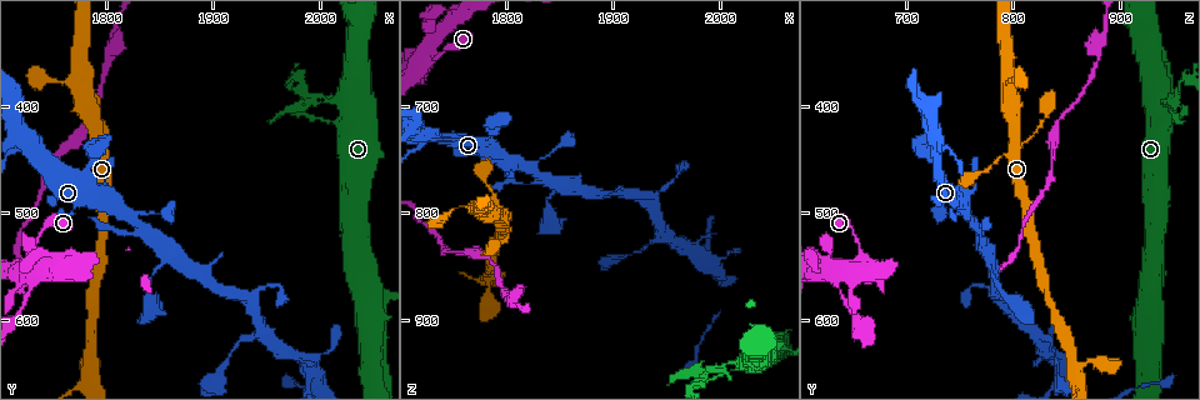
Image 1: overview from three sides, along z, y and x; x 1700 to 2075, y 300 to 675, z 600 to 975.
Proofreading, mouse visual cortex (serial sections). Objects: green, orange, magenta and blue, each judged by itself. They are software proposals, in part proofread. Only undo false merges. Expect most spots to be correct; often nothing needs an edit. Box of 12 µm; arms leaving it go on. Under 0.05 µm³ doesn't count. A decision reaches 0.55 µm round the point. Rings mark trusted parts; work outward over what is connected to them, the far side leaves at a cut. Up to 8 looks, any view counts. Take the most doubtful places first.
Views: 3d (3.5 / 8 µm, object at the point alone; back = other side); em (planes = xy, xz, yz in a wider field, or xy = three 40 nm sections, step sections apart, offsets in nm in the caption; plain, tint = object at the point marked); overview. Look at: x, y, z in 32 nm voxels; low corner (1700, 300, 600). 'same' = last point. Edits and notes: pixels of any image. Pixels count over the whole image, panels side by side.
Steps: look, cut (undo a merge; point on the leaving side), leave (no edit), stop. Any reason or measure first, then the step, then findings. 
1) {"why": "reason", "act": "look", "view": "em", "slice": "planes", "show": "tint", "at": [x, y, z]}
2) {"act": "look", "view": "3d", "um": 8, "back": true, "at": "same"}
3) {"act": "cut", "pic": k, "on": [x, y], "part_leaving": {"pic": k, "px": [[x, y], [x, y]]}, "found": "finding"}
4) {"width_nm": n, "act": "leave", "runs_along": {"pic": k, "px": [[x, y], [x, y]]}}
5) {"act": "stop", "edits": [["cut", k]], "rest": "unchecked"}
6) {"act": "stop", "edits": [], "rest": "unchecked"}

{"act": "look", "view": "3d", "um": 3.5, "at": [1996, 394, 944]}

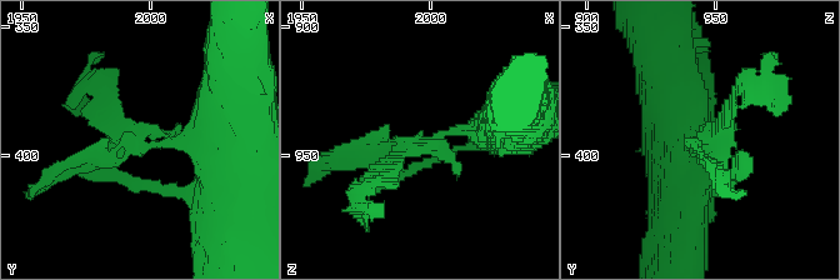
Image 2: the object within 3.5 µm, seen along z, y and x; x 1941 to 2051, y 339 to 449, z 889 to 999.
{"act": "look", "view": "em", "slice": "xy", "step": 1, "show": "tint", "at": [1995, 395, 945]}

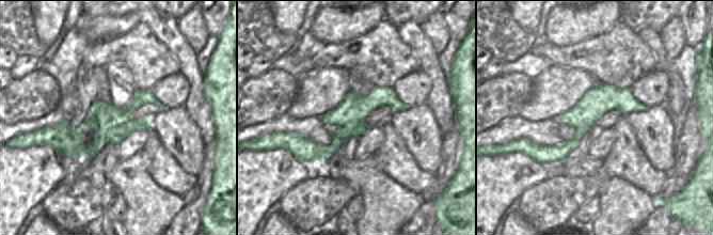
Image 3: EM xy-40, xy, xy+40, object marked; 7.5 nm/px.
{"act": "leave", "runs_along": {"pic": 2, "px": [[216, 146], [121, 139], [98, 89]]}, "found": "all the same cell"}

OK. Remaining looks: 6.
{"why": "calibre changes", "act": "look", "view": "3d", "um": 3.5, "at": [1784, 656, 860]}

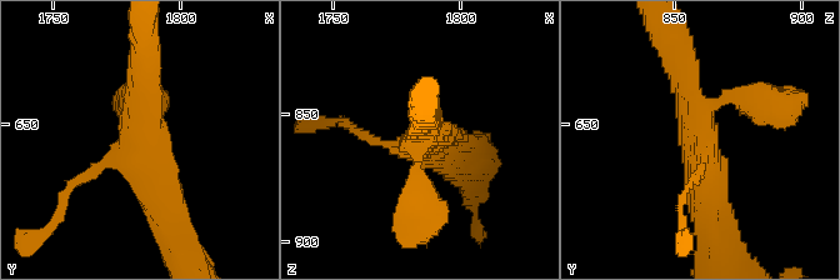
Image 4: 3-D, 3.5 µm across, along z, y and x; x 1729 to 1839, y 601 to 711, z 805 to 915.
{"act": "look", "view": "em", "slice": "planes", "show": "tint", "at": [1784, 655, 861]}

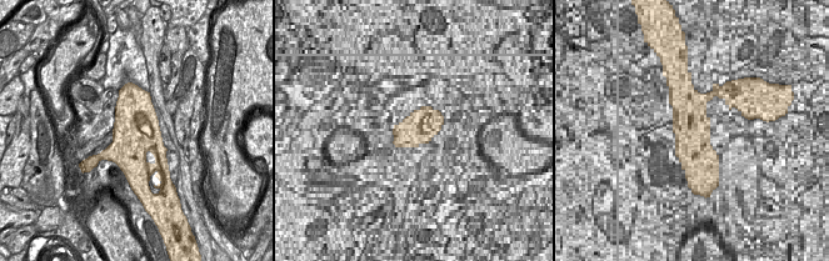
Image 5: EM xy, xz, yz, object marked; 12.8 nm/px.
{"act": "leave", "found": "one cell here"}

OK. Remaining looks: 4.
{"act": "look", "view": "3d", "um": 8, "at": [1732, 560, 634]}

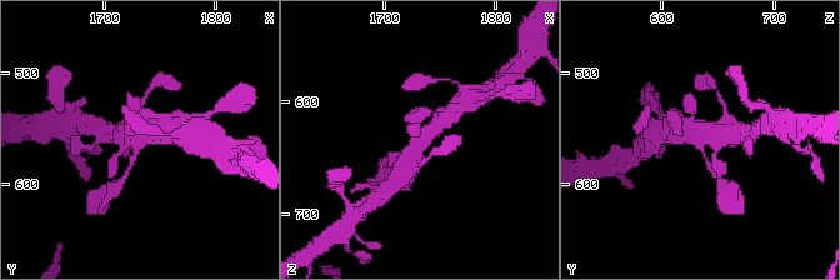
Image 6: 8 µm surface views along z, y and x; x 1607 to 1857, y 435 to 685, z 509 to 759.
{"act": "look", "view": "3d", "um": 3.5, "back": true, "at": [1728, 560, 638]}

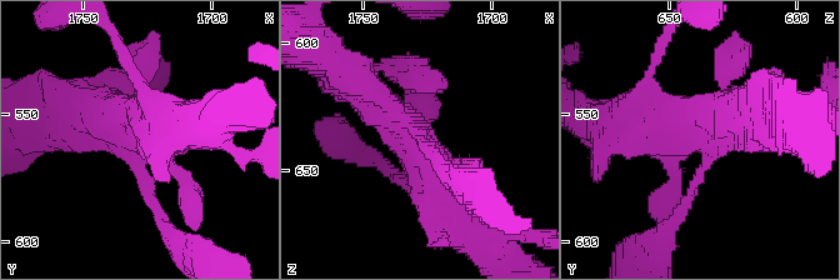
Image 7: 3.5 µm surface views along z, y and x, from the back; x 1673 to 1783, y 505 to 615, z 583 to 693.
{"arms": 4, "act": "leave", "runs_along": {"pic": 7, "px": [[641, 98], [709, 148], [680, 209]]}, "found": "continuous, no second cell"}

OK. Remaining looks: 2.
{"act": "stop", "edits": [], "rest": "unchecked"}

